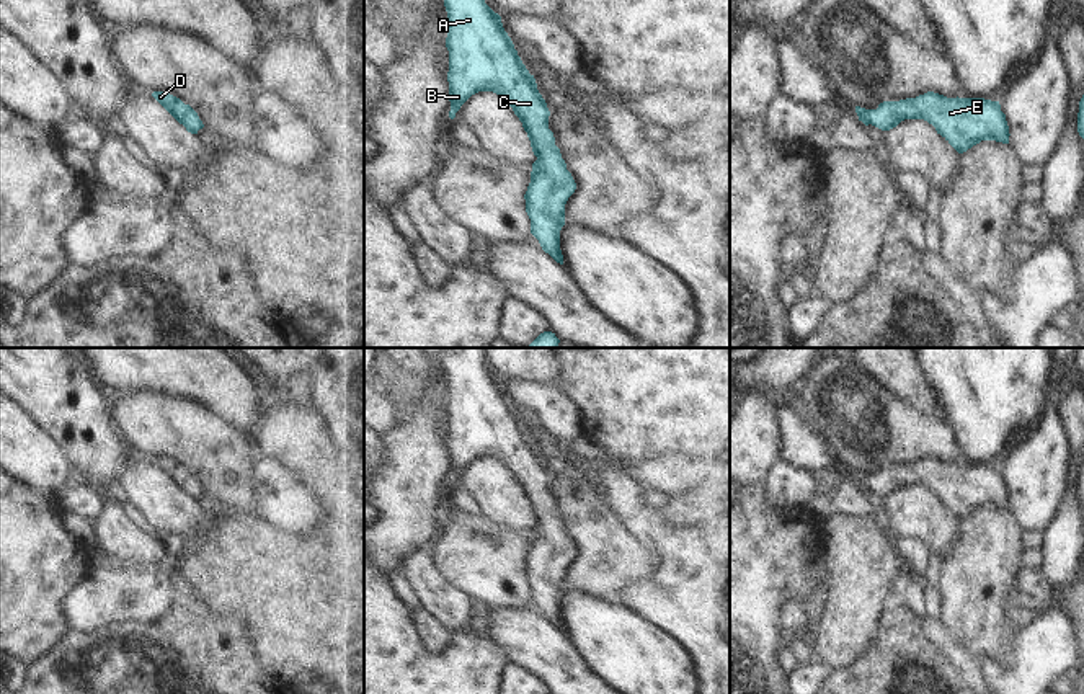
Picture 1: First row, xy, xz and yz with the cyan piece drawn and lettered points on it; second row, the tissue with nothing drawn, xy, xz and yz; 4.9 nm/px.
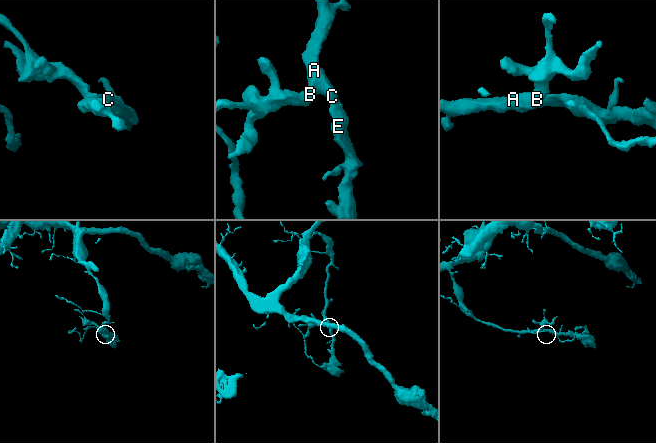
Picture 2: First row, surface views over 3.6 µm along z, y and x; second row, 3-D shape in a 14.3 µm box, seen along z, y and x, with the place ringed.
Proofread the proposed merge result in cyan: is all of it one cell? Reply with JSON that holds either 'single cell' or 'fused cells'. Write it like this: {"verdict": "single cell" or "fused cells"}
{"verdict": "single cell"}

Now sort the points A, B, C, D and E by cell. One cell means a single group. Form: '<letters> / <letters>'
A B C D E

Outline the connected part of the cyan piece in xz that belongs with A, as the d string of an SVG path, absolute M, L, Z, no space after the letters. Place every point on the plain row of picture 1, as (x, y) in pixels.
M451 348L442 364L447 377L449 483L454 485L460 472L478 457L493 457L509 469L522 488L532 518L537 523L532 529L531 549L524 560L531 599L539 606L545 619L563 630L560 596L565 591L565 570L575 558L576 549L566 536L560 514L555 511L553 498L549 495L550 477L547 469L537 456L534 441L529 439L504 397L501 382L485 369L485 348Z

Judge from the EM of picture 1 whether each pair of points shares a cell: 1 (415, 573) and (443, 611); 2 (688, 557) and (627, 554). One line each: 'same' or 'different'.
1: same
2: different

